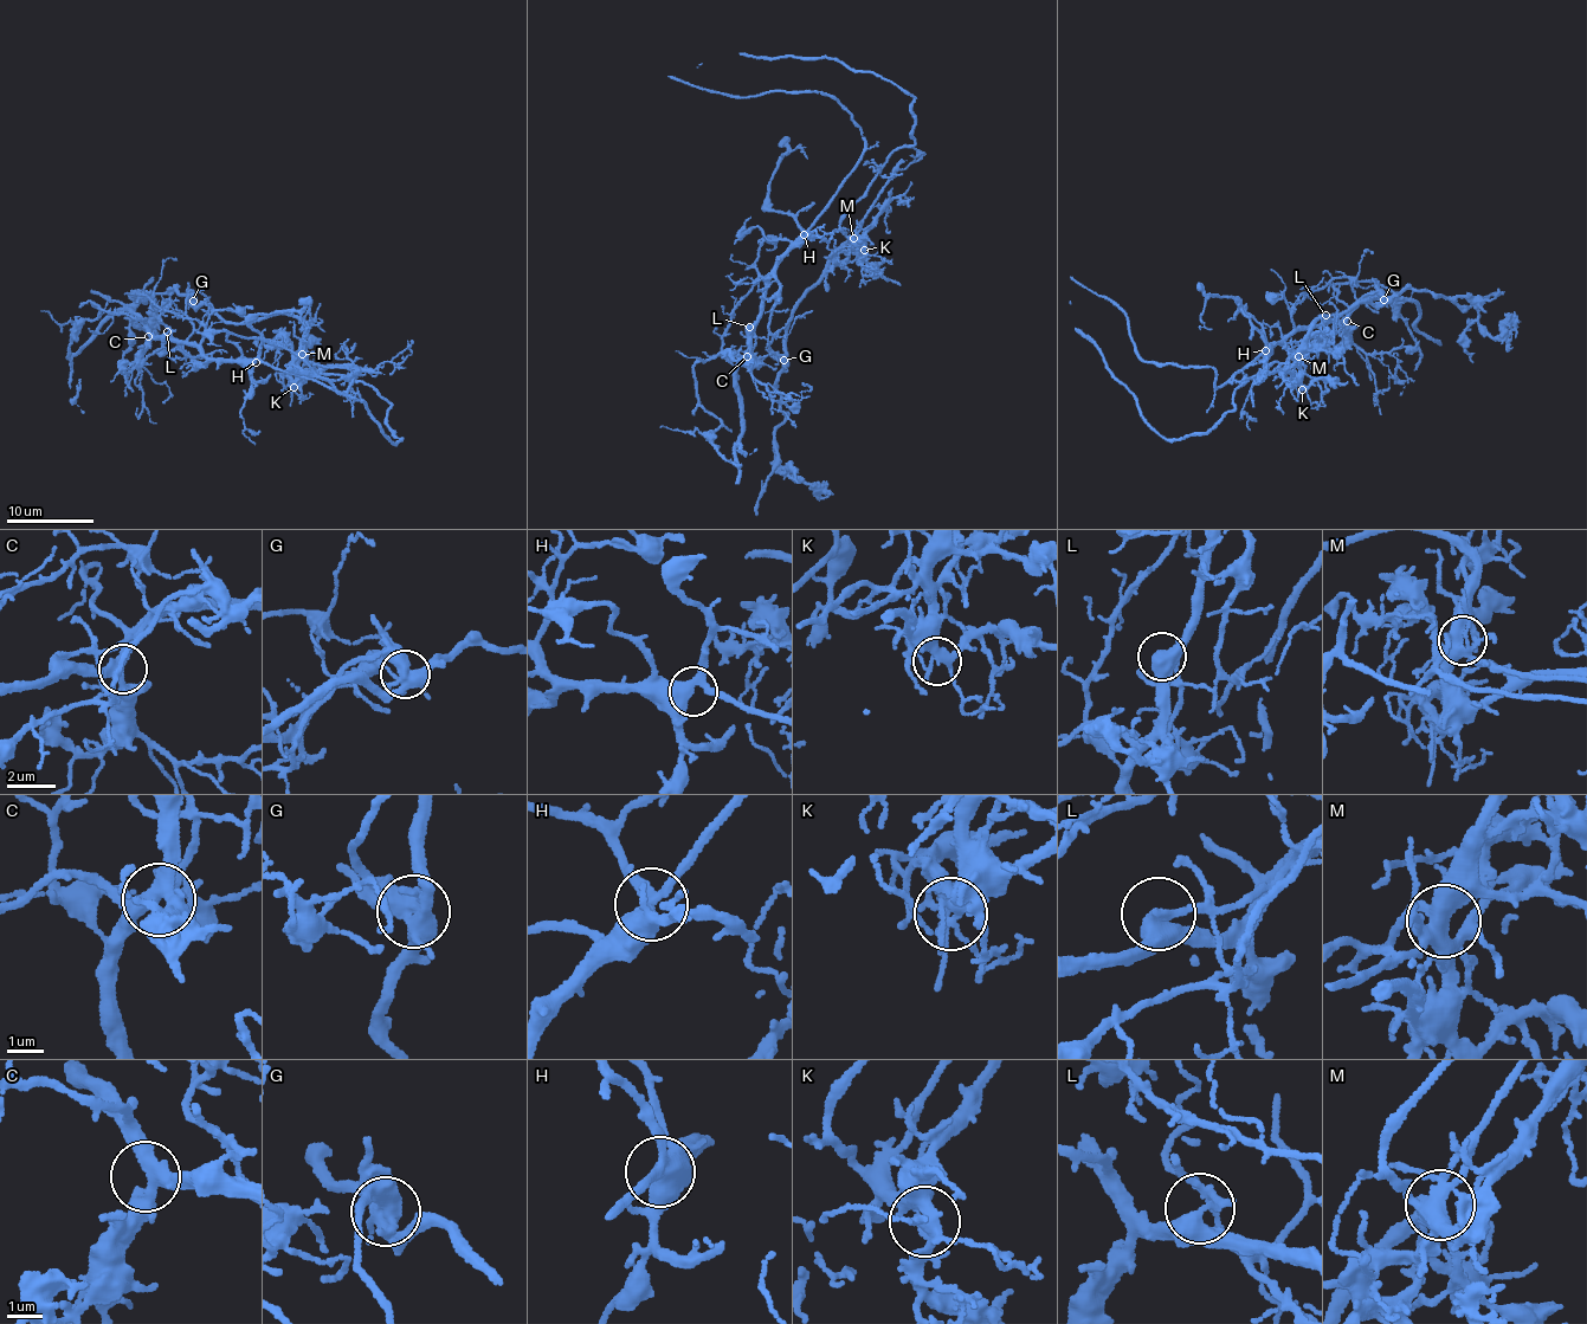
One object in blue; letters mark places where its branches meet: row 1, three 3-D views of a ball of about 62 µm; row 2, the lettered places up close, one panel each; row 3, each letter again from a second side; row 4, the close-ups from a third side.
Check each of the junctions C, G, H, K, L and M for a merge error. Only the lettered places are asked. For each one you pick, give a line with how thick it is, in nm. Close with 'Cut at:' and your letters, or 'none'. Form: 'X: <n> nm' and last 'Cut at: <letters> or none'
G: 480 nm
Cut at: G

